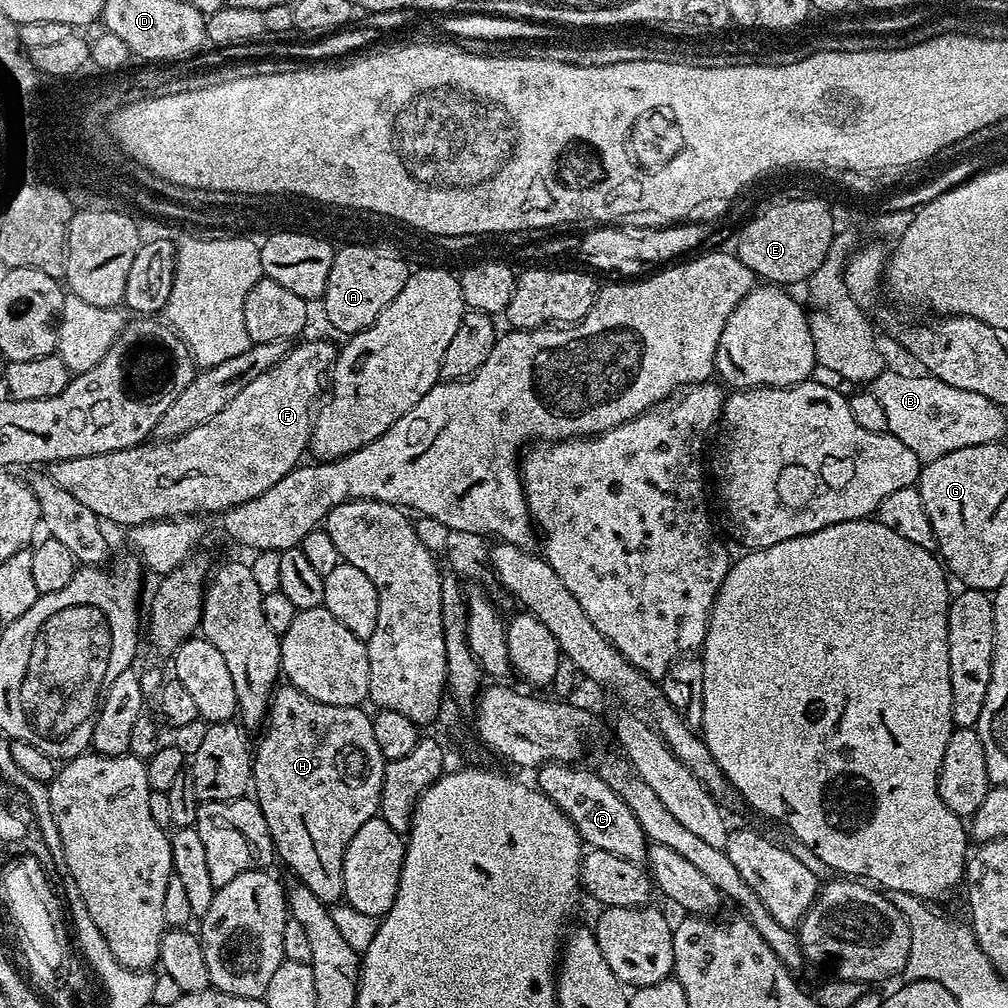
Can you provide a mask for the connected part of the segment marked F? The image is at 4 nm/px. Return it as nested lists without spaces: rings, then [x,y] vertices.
[[[303,340],[293,343],[289,347],[288,353],[278,363],[270,366],[270,370],[266,370],[266,374],[258,374],[258,378],[254,378],[254,382],[248,383],[223,410],[218,410],[218,414],[214,414],[214,418],[210,418],[210,422],[202,422],[202,426],[194,426],[194,430],[190,430],[173,440],[145,442],[136,445],[134,448],[114,450],[106,454],[94,454],[86,458],[57,460],[50,468],[53,482],[57,483],[63,490],[69,491],[74,498],[78,498],[78,501],[82,502],[87,509],[92,510],[101,521],[108,524],[109,522],[112,524],[128,524],[127,526],[149,524],[155,520],[174,520],[177,516],[198,516],[225,512],[227,508],[236,508],[242,502],[250,502],[254,498],[258,498],[258,494],[266,494],[266,490],[270,490],[270,486],[274,486],[274,482],[282,482],[282,478],[286,478],[286,474],[290,474],[292,469],[301,463],[302,457],[300,455],[309,451],[314,409],[318,404],[316,395],[320,392],[320,383],[323,380],[325,383],[332,363],[336,360],[337,345],[332,345],[328,340]]]

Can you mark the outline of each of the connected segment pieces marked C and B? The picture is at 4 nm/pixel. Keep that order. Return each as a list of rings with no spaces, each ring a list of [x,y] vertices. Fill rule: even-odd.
[[[545,762],[535,769],[535,787],[542,794],[552,799],[554,804],[570,818],[570,822],[578,830],[581,841],[588,848],[597,848],[618,854],[618,858],[626,858],[630,862],[643,865],[648,858],[648,835],[634,818],[634,810],[602,782],[599,771],[588,768],[576,768],[575,763],[561,764],[559,762]]]
[[[886,370],[878,374],[870,390],[886,414],[886,426],[898,442],[902,442],[914,454],[918,454],[921,465],[934,462],[954,450],[962,450],[975,444],[995,444],[1003,441],[1005,409],[974,394],[970,390],[958,390],[958,386],[946,386],[938,378],[927,374],[907,376],[904,372]]]

